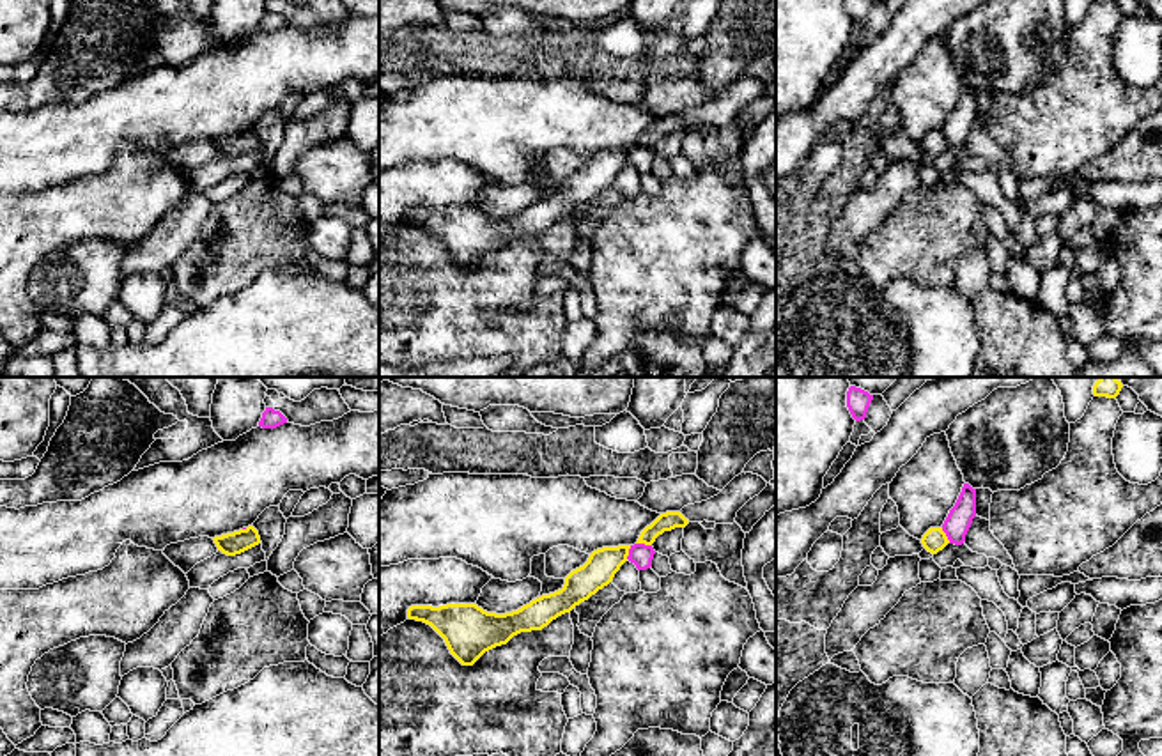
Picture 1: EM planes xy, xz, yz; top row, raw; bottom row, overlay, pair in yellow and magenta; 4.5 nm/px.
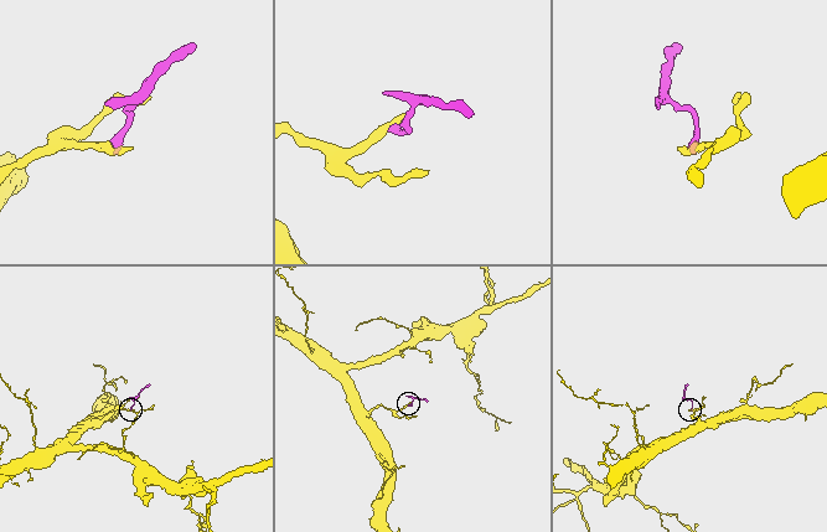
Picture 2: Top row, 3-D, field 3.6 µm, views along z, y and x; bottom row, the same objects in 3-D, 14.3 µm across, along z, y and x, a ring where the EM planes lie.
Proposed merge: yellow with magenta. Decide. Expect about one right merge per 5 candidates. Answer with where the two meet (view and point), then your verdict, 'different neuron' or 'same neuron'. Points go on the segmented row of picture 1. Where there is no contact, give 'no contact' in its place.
xz (643, 542) | different neuron

